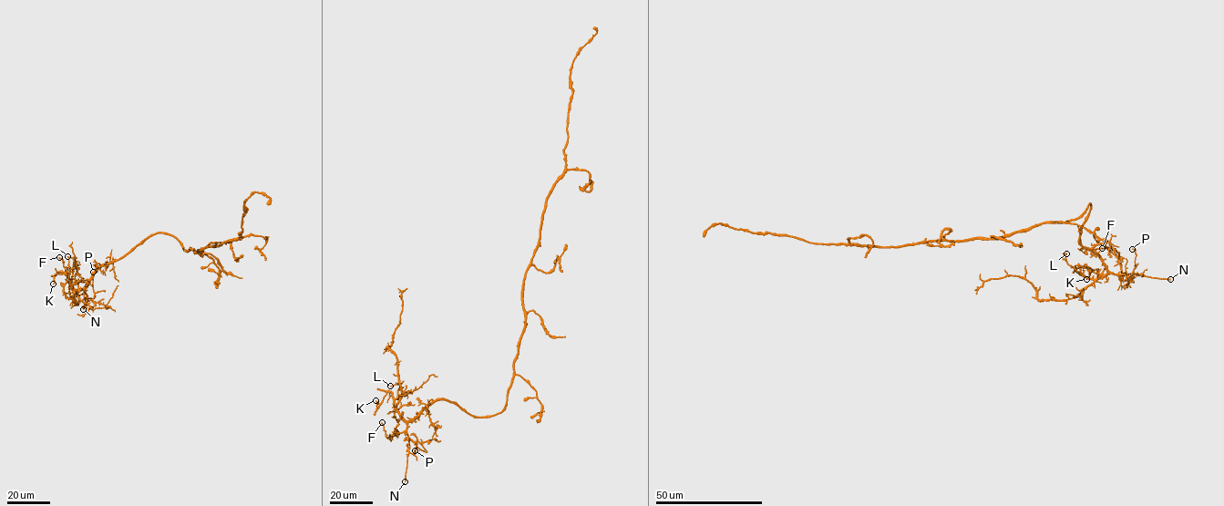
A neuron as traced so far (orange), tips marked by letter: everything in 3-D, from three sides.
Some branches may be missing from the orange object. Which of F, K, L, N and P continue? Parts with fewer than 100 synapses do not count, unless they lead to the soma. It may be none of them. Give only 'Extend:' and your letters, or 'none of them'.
Extend: N

